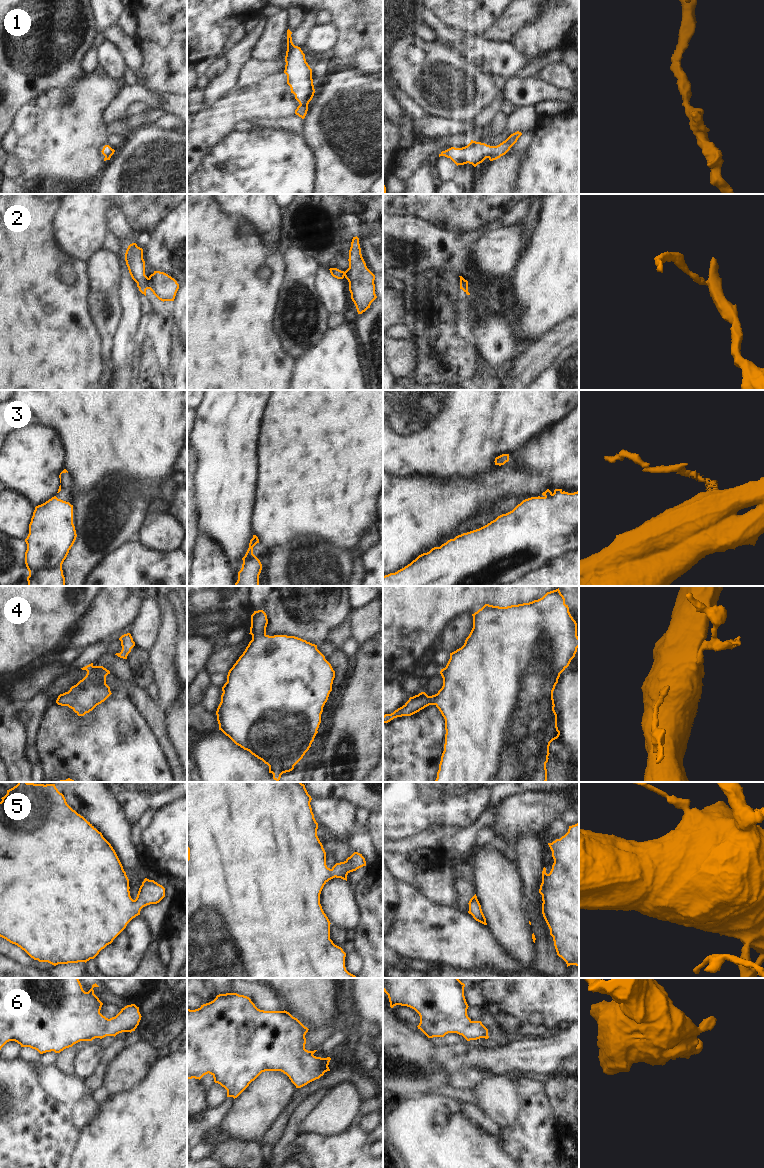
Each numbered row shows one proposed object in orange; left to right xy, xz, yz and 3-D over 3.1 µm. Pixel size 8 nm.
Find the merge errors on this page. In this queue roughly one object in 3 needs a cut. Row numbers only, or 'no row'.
2, 3

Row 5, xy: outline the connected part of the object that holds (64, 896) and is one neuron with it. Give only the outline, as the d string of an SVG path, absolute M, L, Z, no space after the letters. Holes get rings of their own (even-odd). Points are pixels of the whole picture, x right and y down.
M18 782L16 786L7 790L7 794L1 798L0 802L0 937L6 939L12 944L17 945L24 950L31 958L38 960L39 962L48 962L54 966L58 964L78 963L87 962L90 959L94 959L99 952L104 949L107 945L111 944L113 940L126 928L127 924L136 916L140 915L140 911L143 907L150 904L157 904L165 897L165 888L155 882L154 880L144 879L142 885L139 888L137 897L133 900L130 896L129 879L123 866L111 846L111 844L103 837L102 833L99 832L90 822L88 822L83 816L73 810L66 802L66 799L62 793L58 791L55 784L34 784L28 782Z

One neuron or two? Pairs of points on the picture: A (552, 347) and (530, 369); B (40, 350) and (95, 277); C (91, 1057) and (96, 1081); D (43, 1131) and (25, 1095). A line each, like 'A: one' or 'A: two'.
A: one
B: two
C: two
D: one

